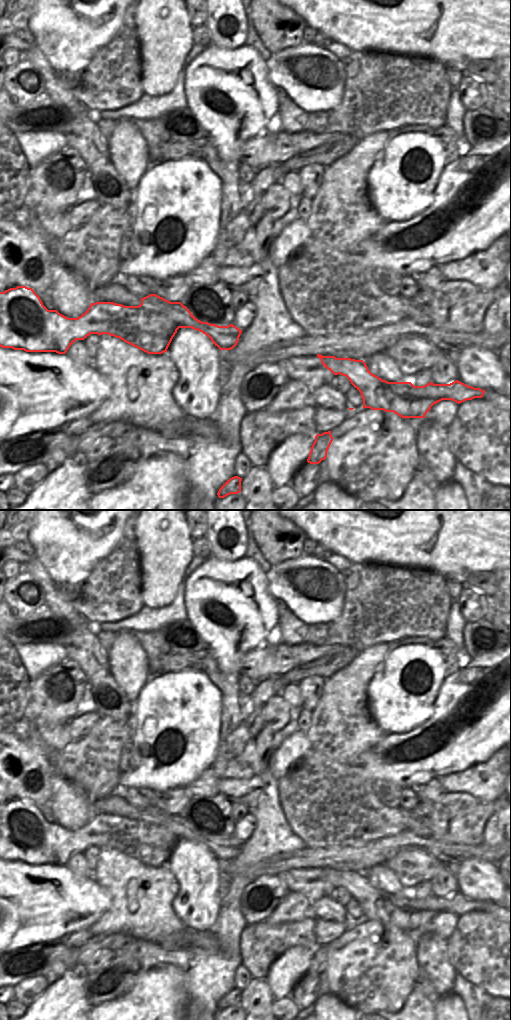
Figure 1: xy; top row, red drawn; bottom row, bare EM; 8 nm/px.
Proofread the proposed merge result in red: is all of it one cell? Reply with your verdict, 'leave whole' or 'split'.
split

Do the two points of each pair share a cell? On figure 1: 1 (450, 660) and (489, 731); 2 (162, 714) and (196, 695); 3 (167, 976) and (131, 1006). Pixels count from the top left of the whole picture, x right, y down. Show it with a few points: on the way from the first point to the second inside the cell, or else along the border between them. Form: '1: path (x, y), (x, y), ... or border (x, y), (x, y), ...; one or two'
1: border (459, 668), (445, 678); two
2: path (170, 714), (177, 714), (188, 703); one
3: path (159, 985), (140, 1004); one

